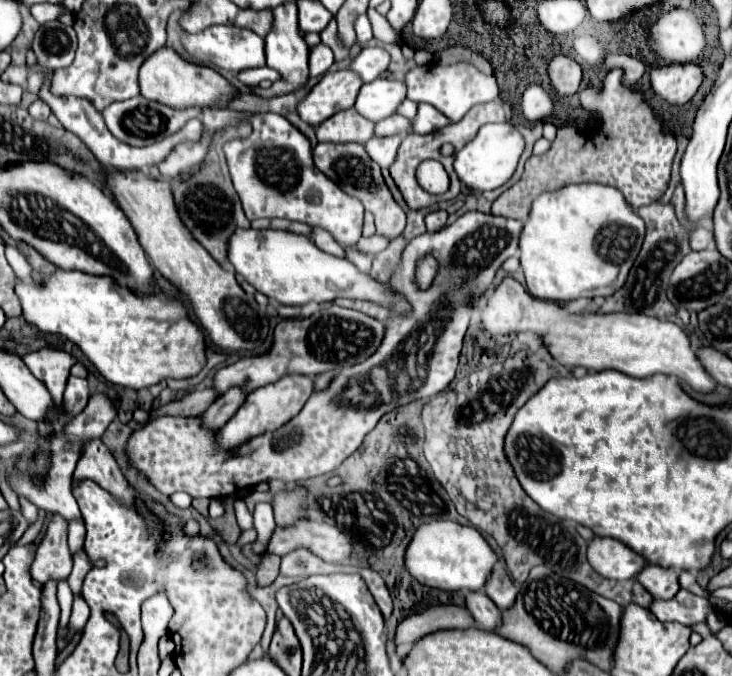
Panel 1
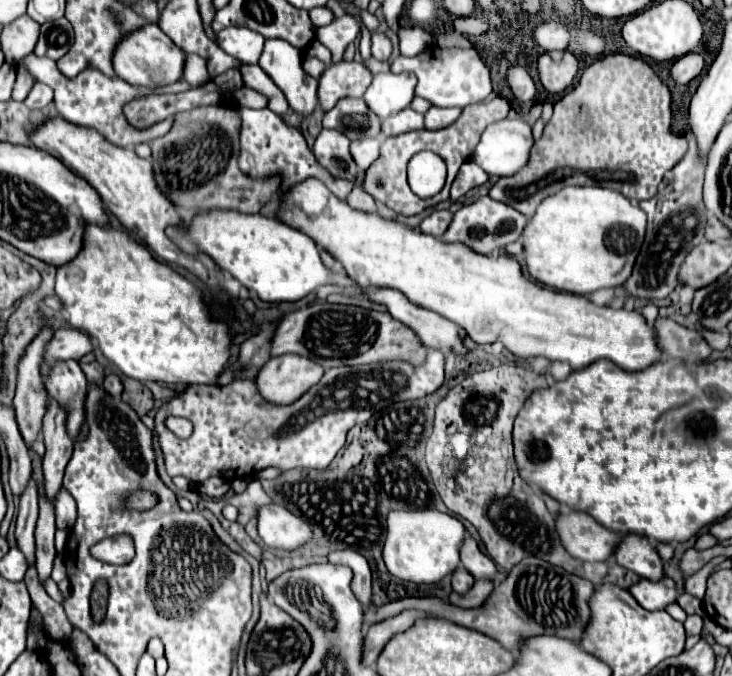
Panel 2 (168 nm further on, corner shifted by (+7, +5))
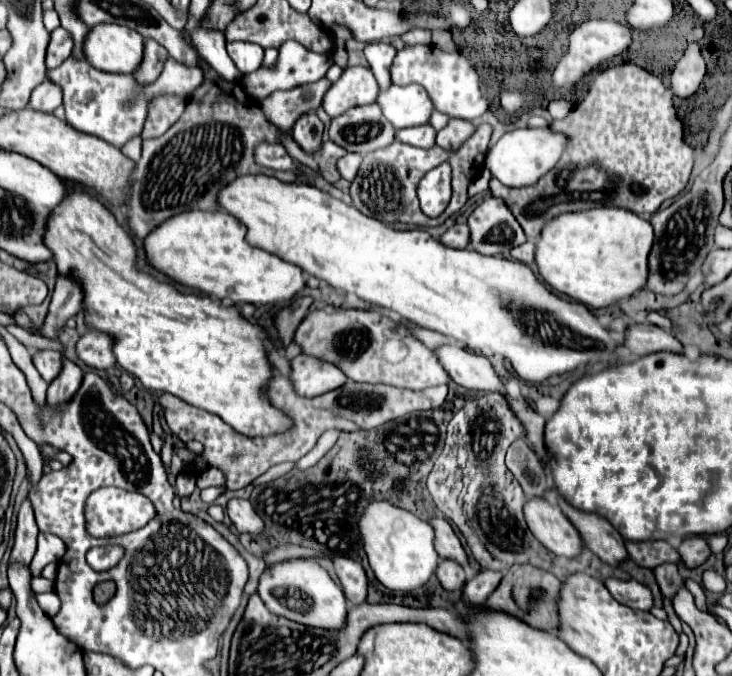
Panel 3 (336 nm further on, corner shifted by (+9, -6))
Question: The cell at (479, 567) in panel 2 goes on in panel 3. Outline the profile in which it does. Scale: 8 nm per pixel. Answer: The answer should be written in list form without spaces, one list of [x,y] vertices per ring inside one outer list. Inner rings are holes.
[[[430,519],[428,521],[434,529],[434,547],[436,547],[436,553],[440,555],[440,559],[454,559],[458,561],[460,565],[466,565],[468,559],[466,559],[466,553],[462,549],[462,543],[460,539],[456,537],[456,533],[452,531],[450,523],[446,519]]]

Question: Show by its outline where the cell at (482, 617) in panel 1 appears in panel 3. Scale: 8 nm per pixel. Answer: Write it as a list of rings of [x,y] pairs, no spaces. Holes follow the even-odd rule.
[[[442,559],[436,567],[436,577],[446,591],[458,591],[466,583],[464,567],[452,559]]]

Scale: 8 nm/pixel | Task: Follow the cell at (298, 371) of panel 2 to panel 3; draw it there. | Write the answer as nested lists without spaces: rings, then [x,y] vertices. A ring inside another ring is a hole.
[[[302,353],[296,359],[292,359],[290,381],[294,383],[300,395],[316,397],[334,391],[336,387],[342,387],[348,381],[348,377],[342,373],[340,367]]]

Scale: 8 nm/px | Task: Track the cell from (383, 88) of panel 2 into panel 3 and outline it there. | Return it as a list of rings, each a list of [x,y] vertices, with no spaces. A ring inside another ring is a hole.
[[[392,85],[388,91],[380,91],[378,101],[384,117],[396,129],[426,125],[434,111],[432,99],[420,85]]]

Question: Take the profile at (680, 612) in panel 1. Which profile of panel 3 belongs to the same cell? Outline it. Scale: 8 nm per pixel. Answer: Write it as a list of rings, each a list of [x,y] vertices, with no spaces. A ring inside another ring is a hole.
[[[610,577],[610,579],[604,581],[604,585],[618,603],[624,603],[632,609],[642,609],[642,611],[652,609],[652,593],[642,583],[638,583],[634,579],[622,581],[622,579]]]

